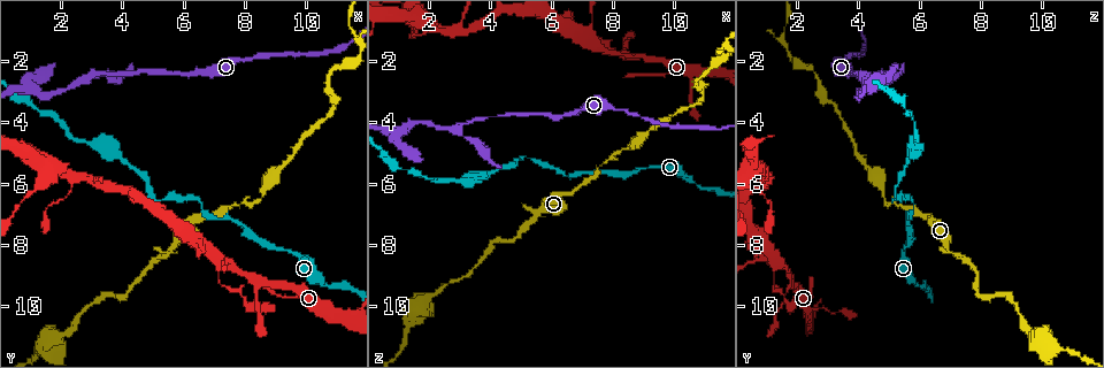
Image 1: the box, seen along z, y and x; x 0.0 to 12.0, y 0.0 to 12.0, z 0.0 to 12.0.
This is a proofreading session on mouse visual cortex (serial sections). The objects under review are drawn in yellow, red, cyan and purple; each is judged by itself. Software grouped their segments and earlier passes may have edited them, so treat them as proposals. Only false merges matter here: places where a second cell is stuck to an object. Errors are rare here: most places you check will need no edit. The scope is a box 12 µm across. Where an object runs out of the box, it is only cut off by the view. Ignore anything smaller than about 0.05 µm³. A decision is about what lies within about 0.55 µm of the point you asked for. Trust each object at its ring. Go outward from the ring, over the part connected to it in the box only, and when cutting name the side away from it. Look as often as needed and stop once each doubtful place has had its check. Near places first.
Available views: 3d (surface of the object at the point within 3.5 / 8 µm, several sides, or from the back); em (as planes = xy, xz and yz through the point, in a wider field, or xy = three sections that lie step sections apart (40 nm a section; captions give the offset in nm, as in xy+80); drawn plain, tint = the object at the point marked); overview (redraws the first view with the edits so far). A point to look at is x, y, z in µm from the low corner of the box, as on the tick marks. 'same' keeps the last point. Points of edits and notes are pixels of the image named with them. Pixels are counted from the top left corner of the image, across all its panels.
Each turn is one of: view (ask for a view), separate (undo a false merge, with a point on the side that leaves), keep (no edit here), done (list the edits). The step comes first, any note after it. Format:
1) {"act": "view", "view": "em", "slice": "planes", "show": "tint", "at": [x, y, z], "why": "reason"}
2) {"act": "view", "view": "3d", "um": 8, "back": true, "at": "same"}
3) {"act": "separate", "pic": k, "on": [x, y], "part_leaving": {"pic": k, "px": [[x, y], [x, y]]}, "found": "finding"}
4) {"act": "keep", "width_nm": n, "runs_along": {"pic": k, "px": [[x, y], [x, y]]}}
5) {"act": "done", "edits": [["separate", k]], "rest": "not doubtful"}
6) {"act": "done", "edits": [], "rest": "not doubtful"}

{"act": "view", "view": "3d", "um": 3.5, "at": [8.7, 9.2, 1.9], "why": "abrupt turn"}

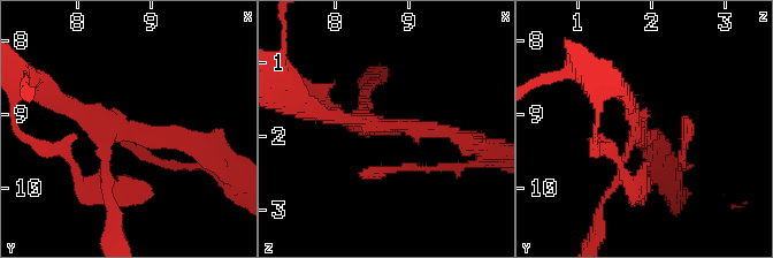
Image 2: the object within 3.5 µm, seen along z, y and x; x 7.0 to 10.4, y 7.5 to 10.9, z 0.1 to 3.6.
{"act": "view", "view": "em", "slice": "planes", "show": "tint", "at": [8.70, 9.15, 1.90], "why": "need the tissue"}

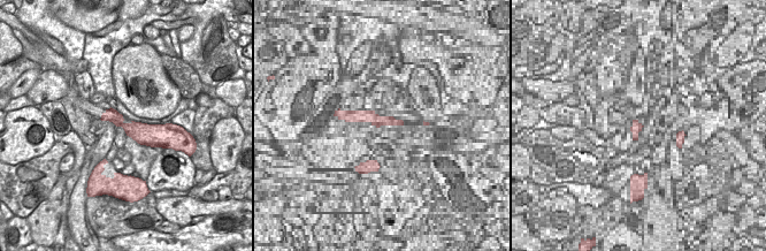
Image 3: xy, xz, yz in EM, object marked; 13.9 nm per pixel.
{"act": "keep", "width_nm": 280, "runs_along": {"pic": 2, "px": [[204, 142], [151, 138], [59, 99]]}, "found": "all the same cell"}

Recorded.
{"act": "view", "view": "3d", "um": 3.5, "at": [5.1, 6.6, 5.0], "why": "sharp bend"}

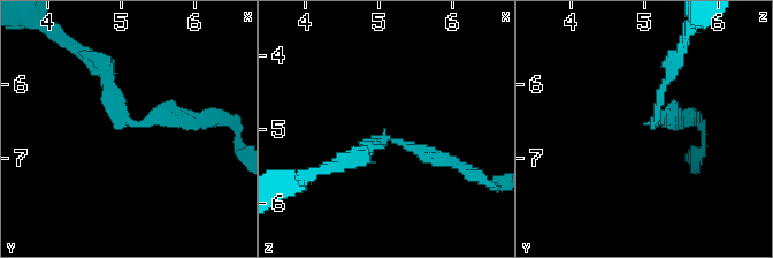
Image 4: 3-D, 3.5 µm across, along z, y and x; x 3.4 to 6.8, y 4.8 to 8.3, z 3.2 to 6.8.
{"act": "view", "view": "em", "slice": "planes", "show": "tint", "at": [5.10, 6.55, 5.10], "arm_widths_nm": [150, 200], "why": "shape alone is not enough"}

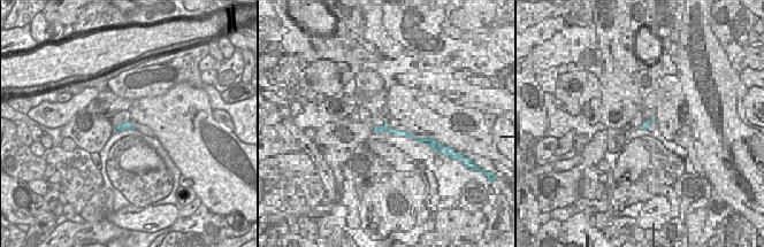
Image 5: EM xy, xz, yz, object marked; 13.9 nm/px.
{"act": "view", "view": "em", "slice": "xy", "step": 1, "show": "tint", "at": "same"}

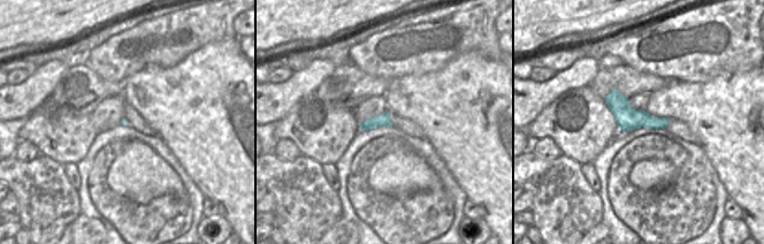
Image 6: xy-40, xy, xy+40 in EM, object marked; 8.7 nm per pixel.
{"act": "keep", "runs_along": {"pic": 4, "px": [[197, 121], [129, 124], [98, 61]]}, "found": "continuous, no second cell"}

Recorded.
{"act": "view", "view": "em", "slice": "xy", "step": 2, "show": "tint", "at": [2.9, 2.5, 4.1], "why": "arms part here"}

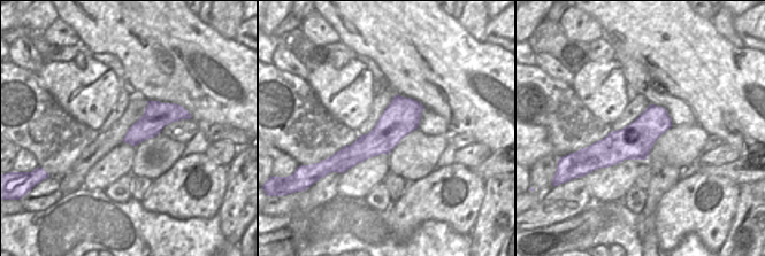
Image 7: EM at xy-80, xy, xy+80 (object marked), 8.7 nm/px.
{"act": "view", "view": "3d", "um": 3.5, "back": true, "at": "same", "why": "see where the arms go"}

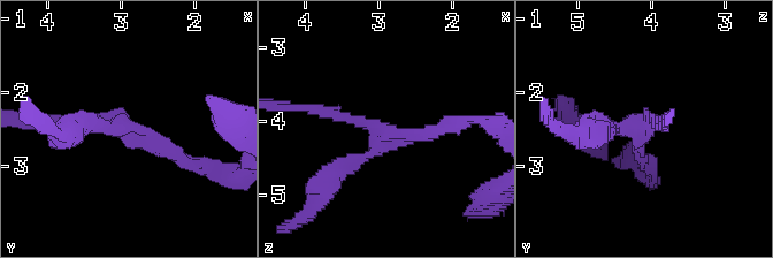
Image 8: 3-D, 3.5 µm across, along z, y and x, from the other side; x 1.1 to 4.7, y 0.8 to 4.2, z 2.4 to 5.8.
{"act": "keep", "width_nm": 320, "runs_along": {"pic": 8, "px": [[54, 123], [121, 123], [192, 161]]}, "found": "continuous, no second cell"}

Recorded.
{"act": "view", "view": "3d", "um": 3.5, "at": [3.0, 6.0, 1.1], "why": "arms part here"}

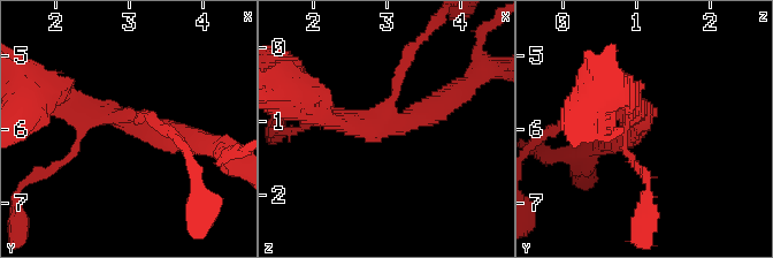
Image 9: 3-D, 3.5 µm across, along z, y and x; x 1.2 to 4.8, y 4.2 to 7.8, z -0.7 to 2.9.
{"act": "view", "view": "em", "slice": "xy", "step": 3, "show": "tint", "at": [3.05, 5.95, 1.05], "arms": 3, "arm_widths_nm": [150, 250, 300], "why": "need the tissue"}

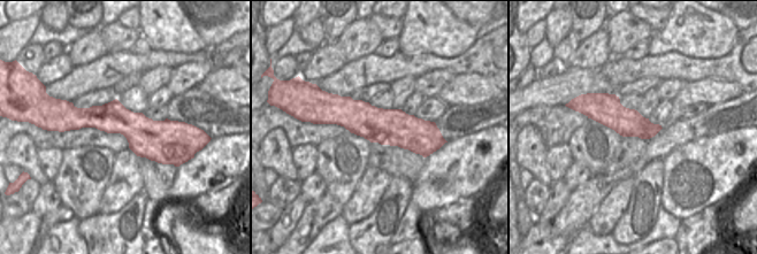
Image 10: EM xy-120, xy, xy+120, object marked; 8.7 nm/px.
{"act": "keep", "runs_along": {"pic": 10, "px": [[320, 120], [360, 117], [440, 138]]}, "found": "all the same cell"}

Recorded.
{"act": "view", "view": "em", "slice": "planes", "show": "tint", "at": [2.4, 6.3, 0.9], "why": "three-way junction"}

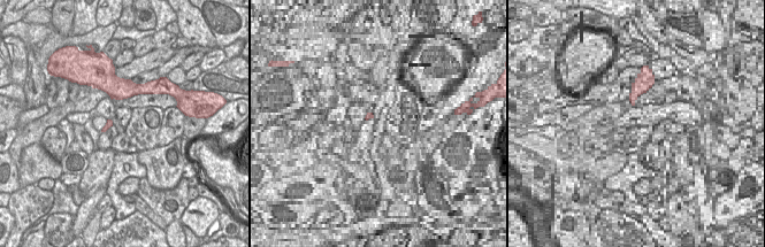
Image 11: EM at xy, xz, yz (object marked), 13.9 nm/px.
{"act": "view", "view": "3d", "um": 3.5, "at": "same", "why": "wider look"}

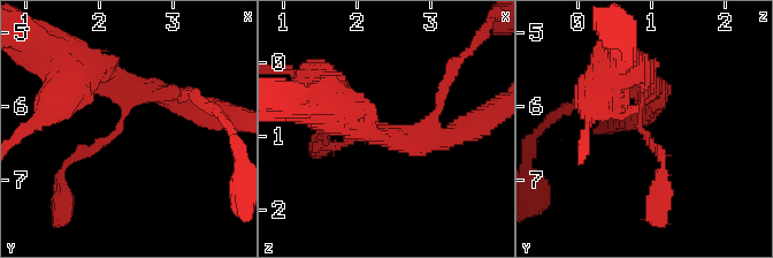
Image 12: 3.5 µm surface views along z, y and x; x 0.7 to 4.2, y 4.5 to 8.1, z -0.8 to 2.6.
{"act": "keep", "arms": 3, "arm_widths_nm": [150, 300, 300], "runs_along": {"pic": 12, "px": [[169, 98], [130, 90], [120, 129], [67, 165]]}, "found": "all the same cell"}

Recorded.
{"act": "done", "edits": [], "rest": "not doubtful"}

